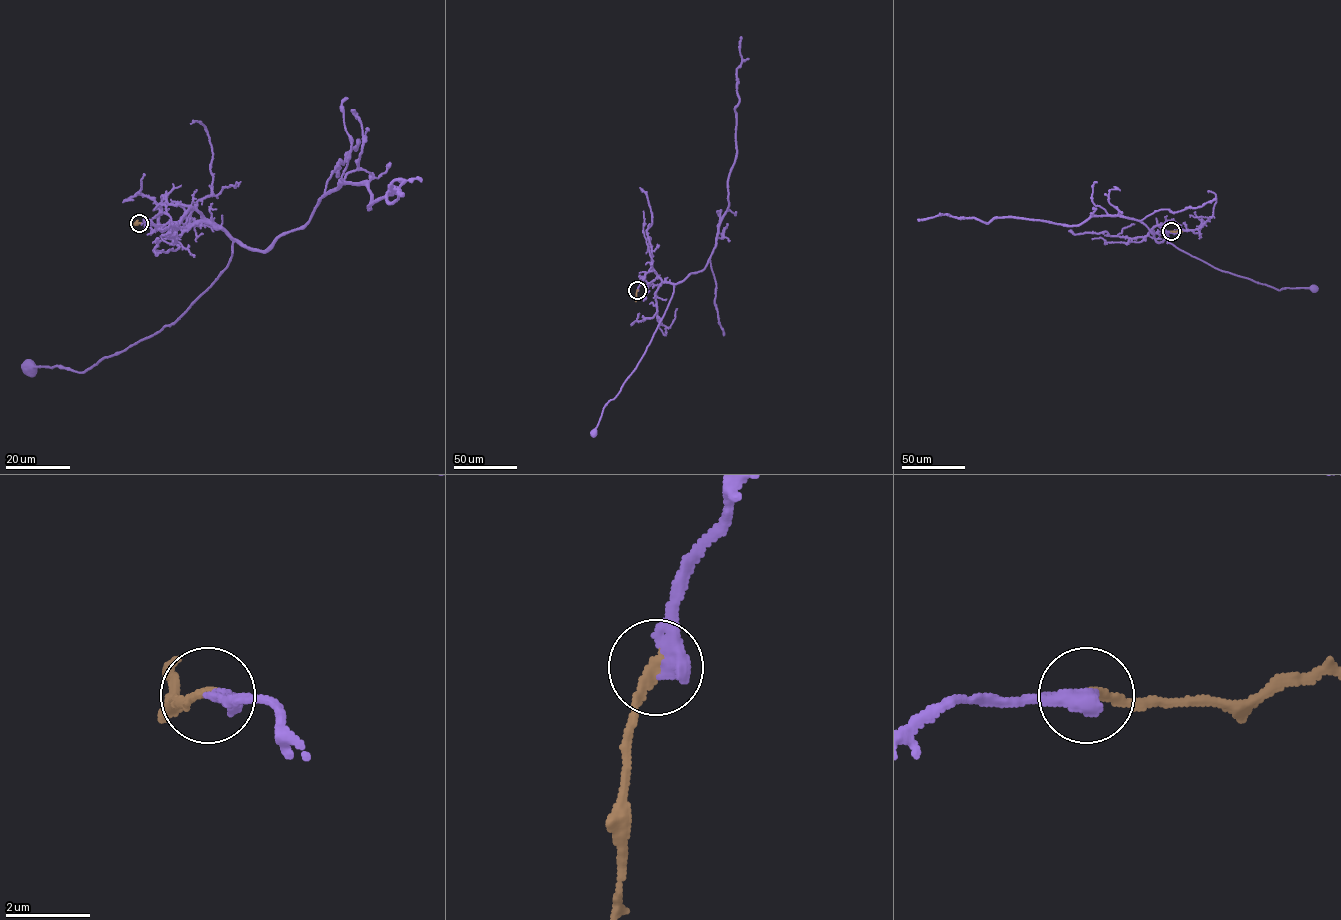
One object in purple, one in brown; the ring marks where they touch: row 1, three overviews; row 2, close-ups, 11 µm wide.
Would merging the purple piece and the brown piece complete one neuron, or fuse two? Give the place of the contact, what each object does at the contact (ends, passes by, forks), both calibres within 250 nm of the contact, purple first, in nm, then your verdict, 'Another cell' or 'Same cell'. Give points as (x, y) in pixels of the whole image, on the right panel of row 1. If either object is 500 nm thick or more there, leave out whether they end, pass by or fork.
Place: (1171, 231). Thickness 500 nm (purple) against 240 nm. Same cell

